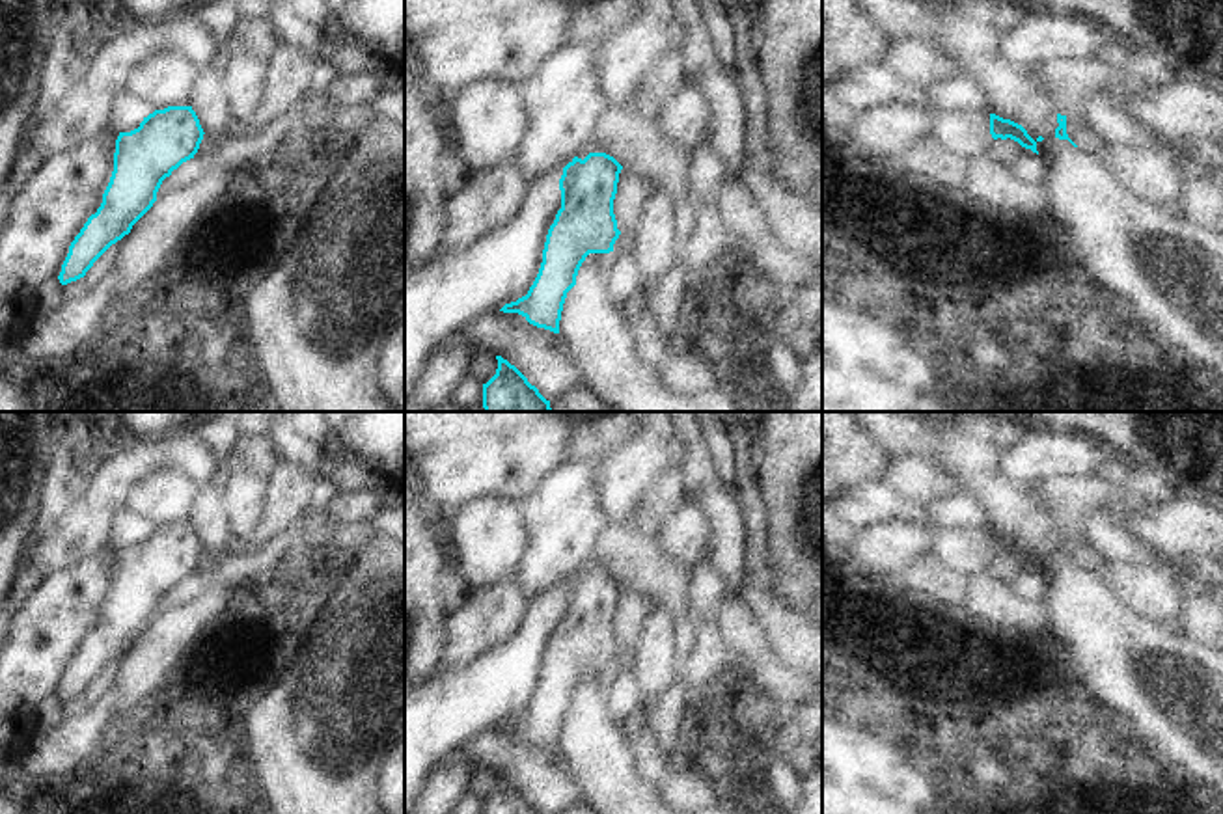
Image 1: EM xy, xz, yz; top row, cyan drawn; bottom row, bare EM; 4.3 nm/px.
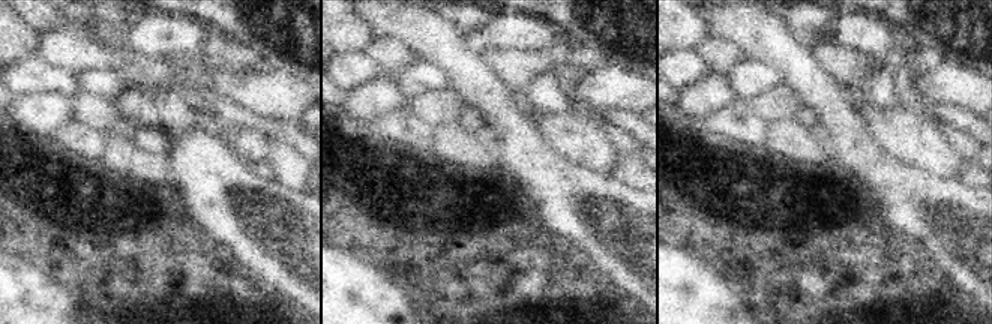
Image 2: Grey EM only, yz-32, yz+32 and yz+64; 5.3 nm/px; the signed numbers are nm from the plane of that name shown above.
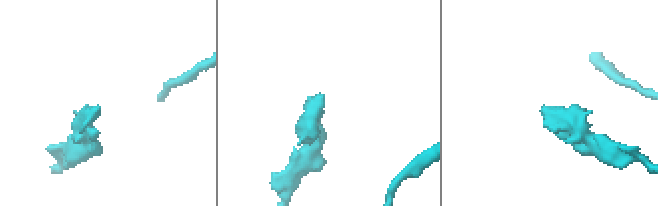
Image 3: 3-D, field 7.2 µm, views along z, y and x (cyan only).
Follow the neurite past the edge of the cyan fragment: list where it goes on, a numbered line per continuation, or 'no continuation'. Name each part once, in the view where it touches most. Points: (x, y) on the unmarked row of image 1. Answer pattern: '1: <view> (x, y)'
no continuation

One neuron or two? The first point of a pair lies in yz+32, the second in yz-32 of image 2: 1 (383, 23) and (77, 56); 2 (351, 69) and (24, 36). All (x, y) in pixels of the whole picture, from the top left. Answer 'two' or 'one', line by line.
1: two
2: two

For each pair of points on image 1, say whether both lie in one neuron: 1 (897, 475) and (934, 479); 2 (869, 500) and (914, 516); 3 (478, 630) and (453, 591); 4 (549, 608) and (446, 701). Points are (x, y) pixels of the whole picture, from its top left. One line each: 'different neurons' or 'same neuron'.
1: same neuron
2: same neuron
3: different neurons
4: same neuron

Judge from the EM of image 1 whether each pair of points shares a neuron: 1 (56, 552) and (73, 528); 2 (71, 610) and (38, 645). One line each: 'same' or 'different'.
1: same
2: same

